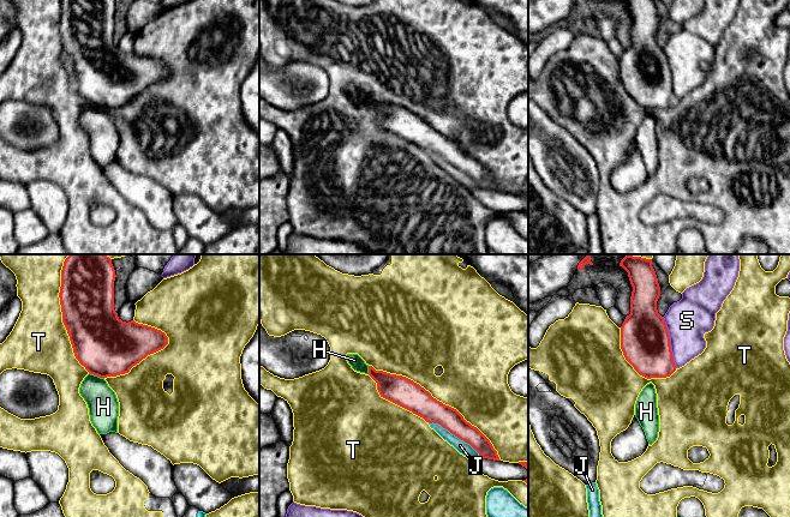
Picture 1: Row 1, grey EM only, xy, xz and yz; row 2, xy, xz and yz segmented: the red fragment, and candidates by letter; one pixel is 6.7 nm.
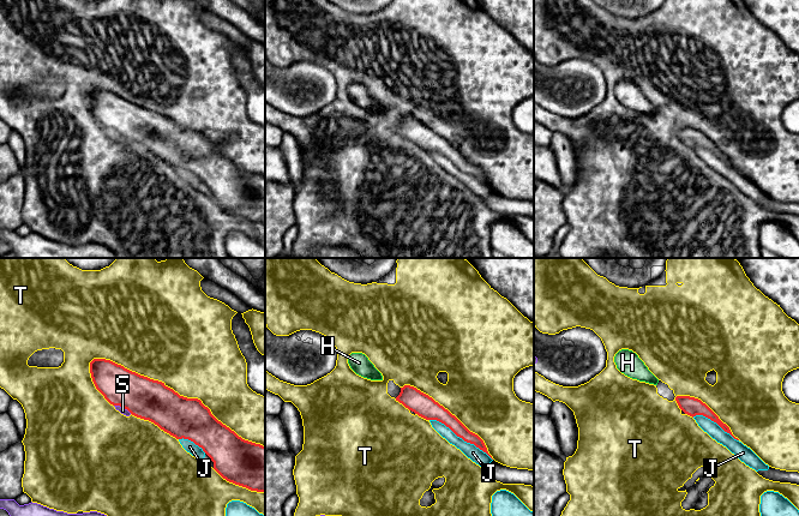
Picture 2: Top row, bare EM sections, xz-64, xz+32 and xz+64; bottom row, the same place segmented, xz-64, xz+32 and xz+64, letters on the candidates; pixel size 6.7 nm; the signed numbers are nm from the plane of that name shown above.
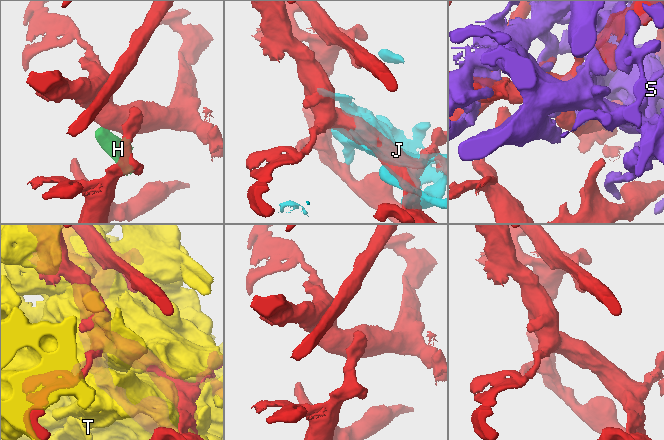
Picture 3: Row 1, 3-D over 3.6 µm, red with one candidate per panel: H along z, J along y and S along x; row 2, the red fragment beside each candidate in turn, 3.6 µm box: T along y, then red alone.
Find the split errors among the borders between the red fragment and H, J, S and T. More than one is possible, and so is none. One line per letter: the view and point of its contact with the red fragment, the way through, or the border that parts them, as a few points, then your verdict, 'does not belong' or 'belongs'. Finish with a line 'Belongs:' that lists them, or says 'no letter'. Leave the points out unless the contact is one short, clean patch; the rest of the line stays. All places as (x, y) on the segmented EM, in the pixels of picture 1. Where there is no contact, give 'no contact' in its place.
H: meets red in xy at (96, 374); belongs
J: meets red in xz at (455, 436); does not belong
S: meets red in yz at (669, 342); does not belong
T: meets red in xz at (438, 401); does not belong
Belongs: H

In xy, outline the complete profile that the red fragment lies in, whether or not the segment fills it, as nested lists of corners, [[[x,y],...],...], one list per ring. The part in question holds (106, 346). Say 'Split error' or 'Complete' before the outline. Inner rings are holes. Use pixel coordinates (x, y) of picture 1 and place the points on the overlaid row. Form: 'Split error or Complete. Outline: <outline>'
Complete. Outline: [[[68,254],[61,270],[60,305],[62,323],[70,336],[76,359],[100,378],[128,373],[148,355],[163,349],[168,337],[161,330],[122,321],[114,309],[115,270],[106,254]]]

